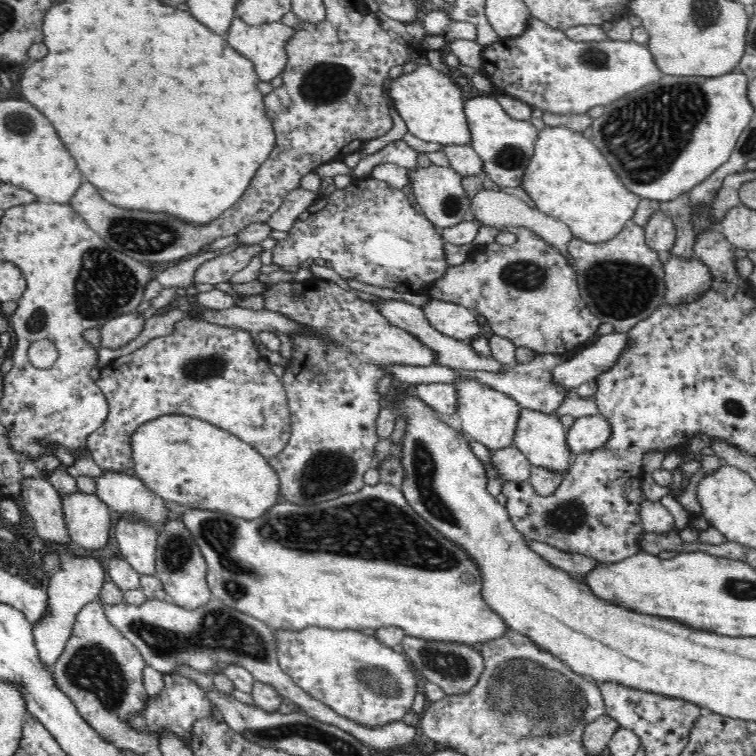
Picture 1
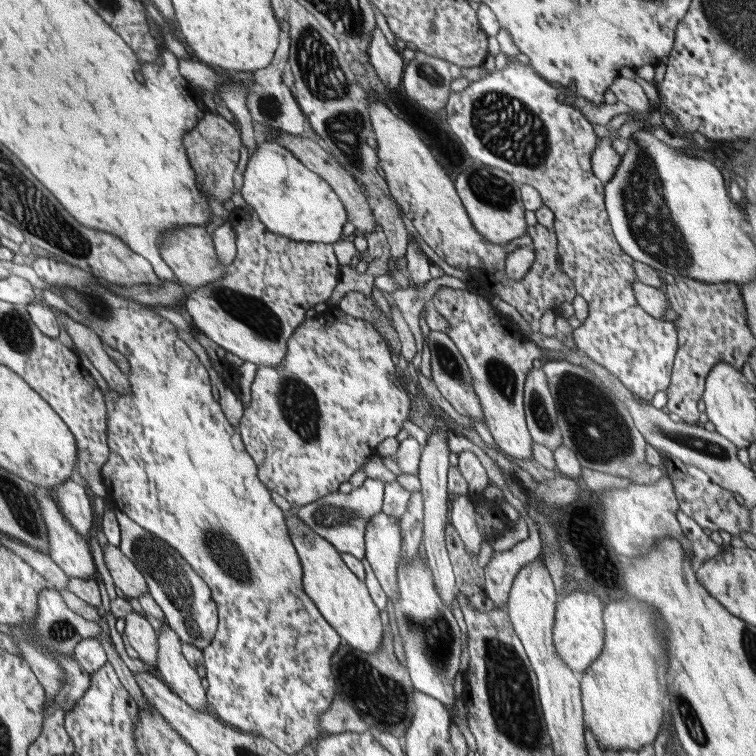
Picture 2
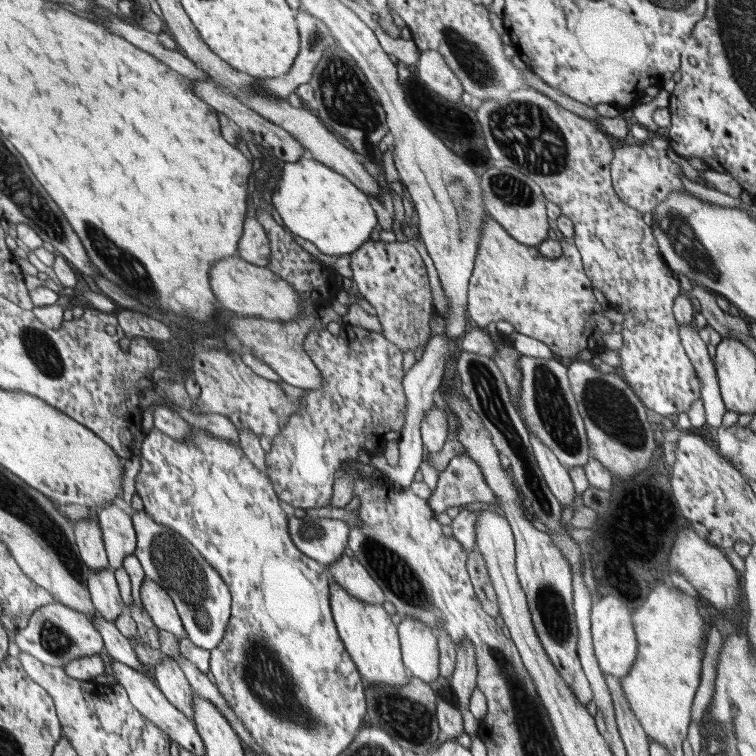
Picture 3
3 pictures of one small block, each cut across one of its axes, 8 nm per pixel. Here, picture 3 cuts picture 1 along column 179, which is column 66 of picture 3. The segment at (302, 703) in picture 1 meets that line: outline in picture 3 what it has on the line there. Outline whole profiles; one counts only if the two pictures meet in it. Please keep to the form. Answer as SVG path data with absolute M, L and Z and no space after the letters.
M58 600L37 608L29 619L28 626L16 632L16 645L48 666L66 667L80 658L99 654L105 648L103 638L95 630L90 618Z

